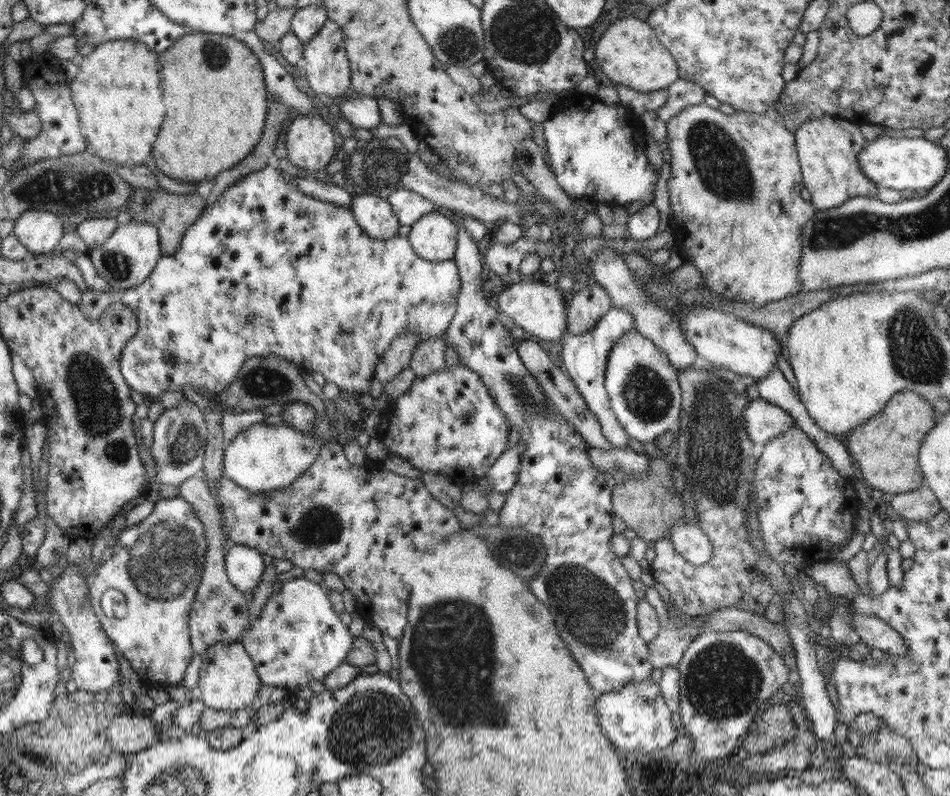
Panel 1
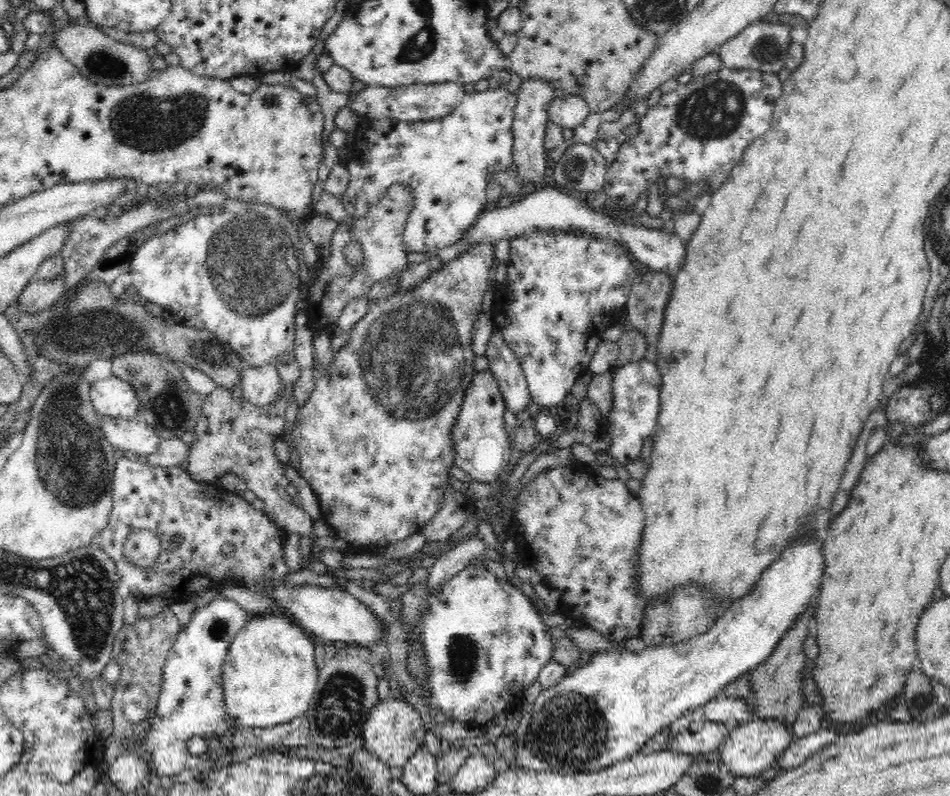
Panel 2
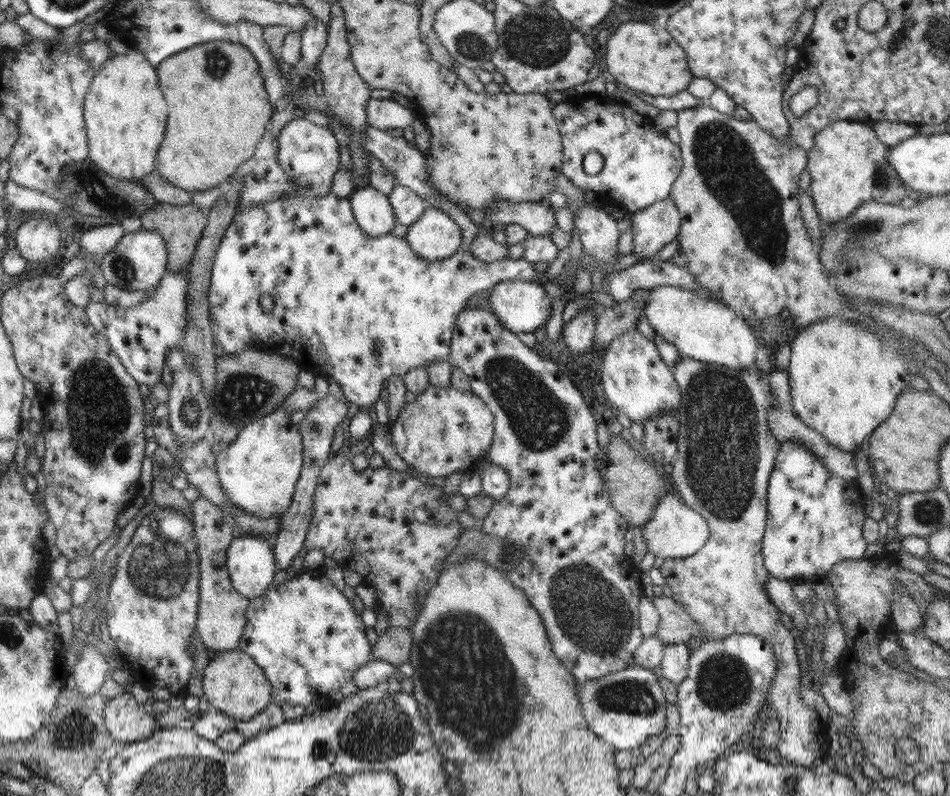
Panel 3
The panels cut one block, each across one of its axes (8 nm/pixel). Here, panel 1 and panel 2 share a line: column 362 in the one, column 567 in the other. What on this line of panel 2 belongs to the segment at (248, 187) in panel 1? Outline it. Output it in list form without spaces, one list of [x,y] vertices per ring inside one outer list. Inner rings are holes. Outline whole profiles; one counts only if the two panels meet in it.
[[[534,230],[534,232],[530,232],[528,235],[510,239],[510,247],[510,259],[506,263],[508,268],[506,270],[506,282],[503,285],[499,285],[494,291],[495,304],[490,314],[492,319],[494,319],[494,330],[502,335],[502,338],[508,343],[508,346],[514,351],[516,358],[519,360],[522,371],[524,372],[524,378],[526,378],[526,383],[528,383],[531,401],[542,407],[549,408],[560,404],[570,394],[570,389],[572,389],[575,381],[585,372],[589,372],[590,359],[596,352],[600,341],[602,341],[604,330],[613,323],[619,322],[621,316],[624,314],[633,287],[633,281],[637,278],[638,274],[634,266],[632,266],[633,259],[626,247],[614,245],[614,242],[600,241],[588,235],[580,235],[579,232],[567,232],[567,230],[560,230],[560,232]]]

